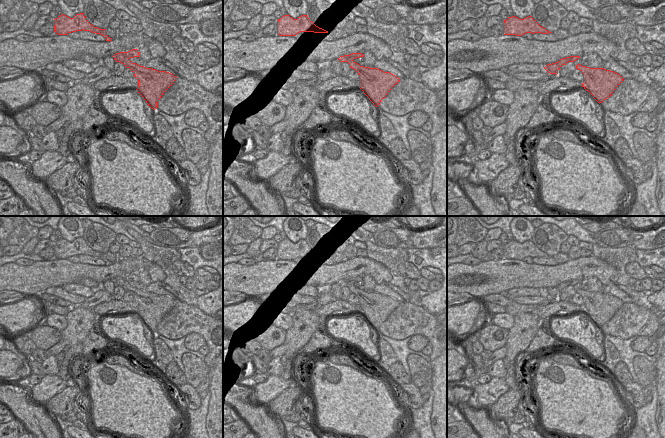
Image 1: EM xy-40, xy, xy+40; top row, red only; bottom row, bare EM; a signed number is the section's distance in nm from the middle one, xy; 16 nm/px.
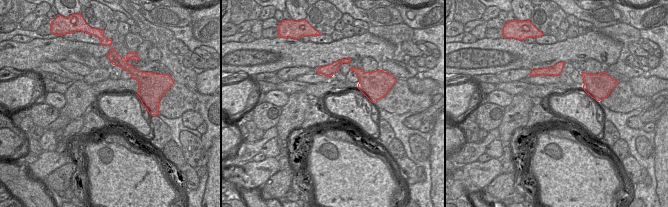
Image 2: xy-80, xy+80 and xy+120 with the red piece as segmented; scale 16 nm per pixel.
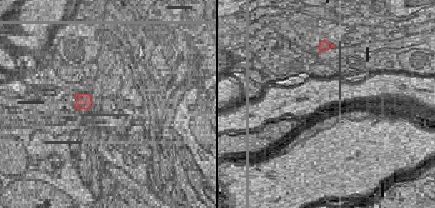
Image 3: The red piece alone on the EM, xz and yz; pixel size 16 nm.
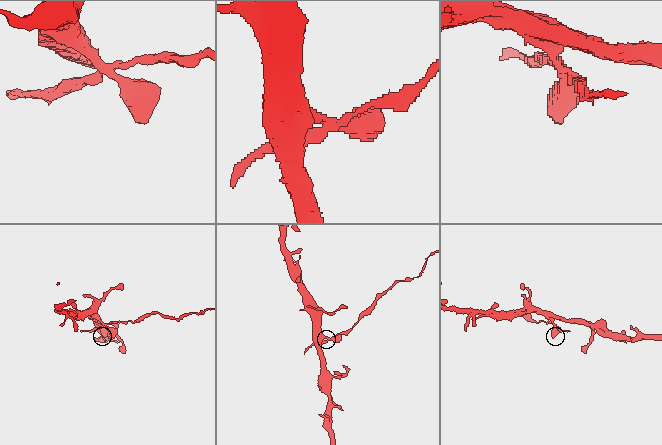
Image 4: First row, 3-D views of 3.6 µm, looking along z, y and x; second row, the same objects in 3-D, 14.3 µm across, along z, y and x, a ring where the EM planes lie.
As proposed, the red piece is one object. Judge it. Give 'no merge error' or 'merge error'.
merge error

